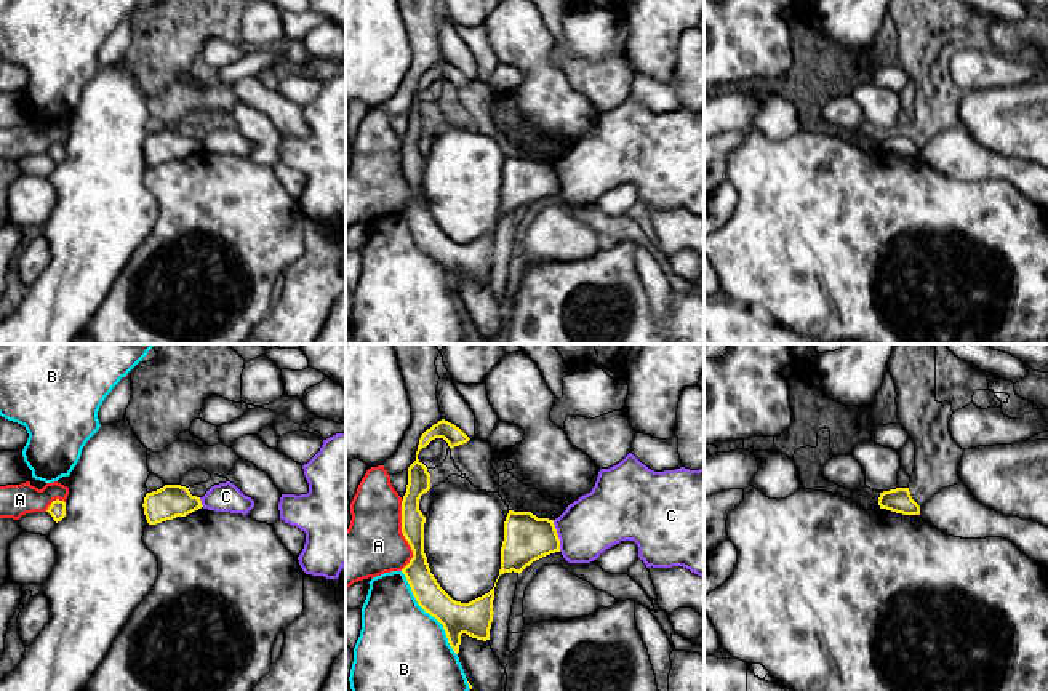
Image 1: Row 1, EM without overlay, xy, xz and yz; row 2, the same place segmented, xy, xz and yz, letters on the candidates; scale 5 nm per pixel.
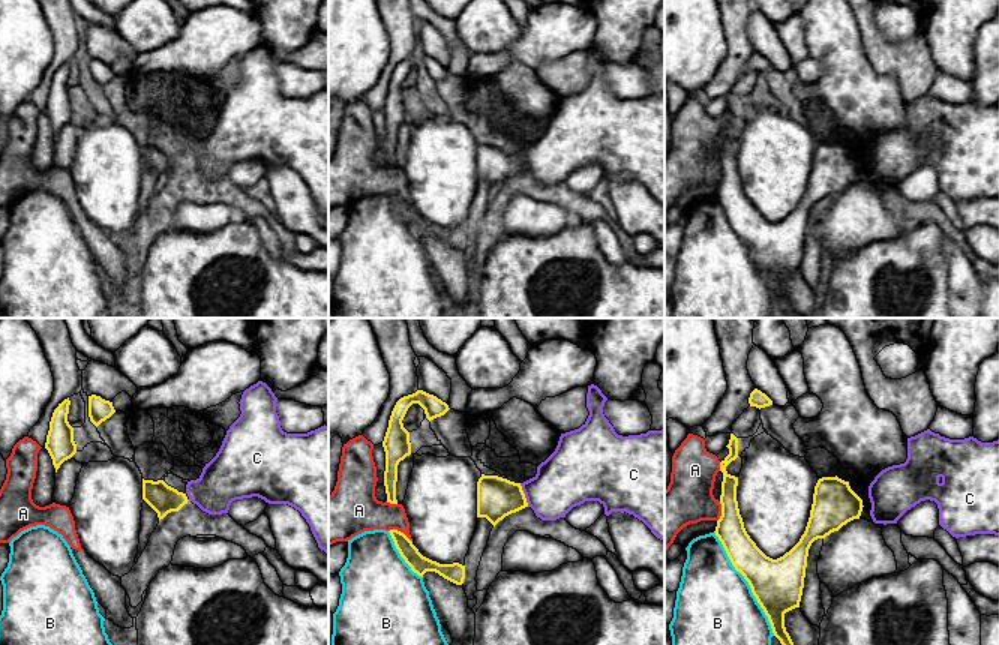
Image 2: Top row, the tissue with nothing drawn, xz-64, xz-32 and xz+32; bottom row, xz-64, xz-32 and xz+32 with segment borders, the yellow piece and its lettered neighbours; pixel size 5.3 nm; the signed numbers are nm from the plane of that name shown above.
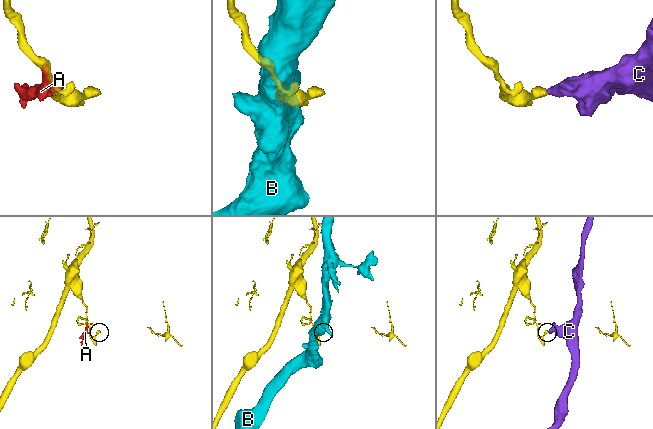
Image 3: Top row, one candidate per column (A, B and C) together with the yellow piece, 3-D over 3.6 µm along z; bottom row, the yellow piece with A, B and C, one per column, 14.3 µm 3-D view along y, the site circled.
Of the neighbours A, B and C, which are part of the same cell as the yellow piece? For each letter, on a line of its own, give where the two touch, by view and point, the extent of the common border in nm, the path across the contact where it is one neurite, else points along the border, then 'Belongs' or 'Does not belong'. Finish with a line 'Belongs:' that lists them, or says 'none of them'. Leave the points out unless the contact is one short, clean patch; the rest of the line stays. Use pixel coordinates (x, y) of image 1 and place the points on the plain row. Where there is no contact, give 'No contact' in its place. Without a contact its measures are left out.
A: Touches yellow at xz (404, 176). Shared border 360 nm. Does not belong
B: Touches yellow at xz (429, 255). Shared border 500 nm. Does not belong
C: Touches yellow at xz (557, 178). Shared border 170 nm. Boundary: xz (552, 162), (560, 192). Does not belong
Belongs: none of them

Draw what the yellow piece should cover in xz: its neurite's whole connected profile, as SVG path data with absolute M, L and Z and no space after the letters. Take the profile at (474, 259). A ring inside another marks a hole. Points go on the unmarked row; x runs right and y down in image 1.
M445 61L438 62L437 66L434 66L430 70L427 70L421 77L418 93L416 93L416 102L408 109L408 126L406 126L406 134L403 138L403 142L402 142L402 174L413 192L413 200L402 211L402 214L405 216L418 246L443 267L448 285L453 290L453 293L458 296L462 275L472 280L477 280L477 282L483 282L483 283L490 282L490 270L491 270L493 256L494 256L493 253L494 229L488 235L469 245L461 245L461 243L453 242L440 229L440 226L430 214L427 198L424 195L426 158L419 152L421 138L430 131L430 115L427 114L427 109L418 101L418 96L422 90L426 90L435 80L443 80L450 90L464 86L470 82L459 69L456 69L454 66Z

